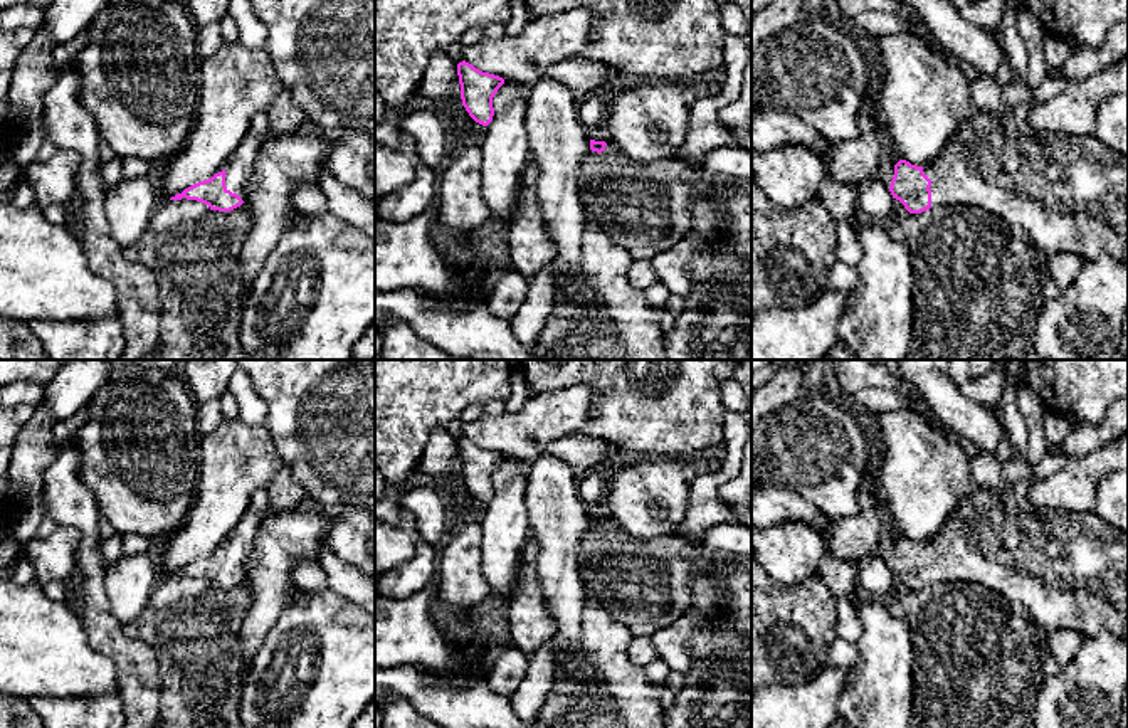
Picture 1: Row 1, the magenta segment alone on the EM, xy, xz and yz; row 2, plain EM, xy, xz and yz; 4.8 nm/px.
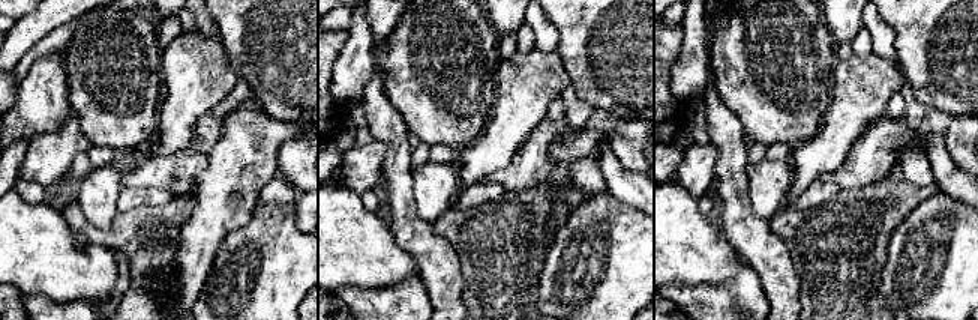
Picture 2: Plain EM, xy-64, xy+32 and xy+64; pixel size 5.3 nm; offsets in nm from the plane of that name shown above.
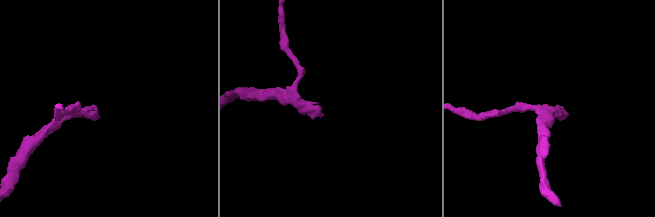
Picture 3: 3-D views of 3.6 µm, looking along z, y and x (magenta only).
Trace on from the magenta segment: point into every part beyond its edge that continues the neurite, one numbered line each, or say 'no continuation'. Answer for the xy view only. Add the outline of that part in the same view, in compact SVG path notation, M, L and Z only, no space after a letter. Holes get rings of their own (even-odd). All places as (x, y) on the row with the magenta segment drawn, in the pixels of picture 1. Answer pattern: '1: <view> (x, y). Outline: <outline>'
1: xy (239, 167). Outline: M247 133L240 145L232 151L232 155L225 160L225 163L215 171L225 170L225 187L232 193L237 193L242 202L245 203L245 188L250 185L254 178L254 163L256 158L262 148L262 145L272 138L272 135L267 135L267 138L262 141L257 136Z

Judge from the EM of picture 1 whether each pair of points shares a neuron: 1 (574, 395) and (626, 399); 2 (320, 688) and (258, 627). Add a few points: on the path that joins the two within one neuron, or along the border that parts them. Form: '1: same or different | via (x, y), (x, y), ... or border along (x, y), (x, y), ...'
1: different | border along (585, 382), (592, 404), (575, 432)
2: different | border along (291, 604), (268, 633), (249, 669)

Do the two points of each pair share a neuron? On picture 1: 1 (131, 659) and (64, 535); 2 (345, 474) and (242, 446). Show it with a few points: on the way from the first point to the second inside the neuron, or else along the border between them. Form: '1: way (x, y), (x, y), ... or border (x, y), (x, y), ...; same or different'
1: border (57, 525), (68, 525), (79, 533), (78, 575); different
2: border (263, 424), (284, 463); different

